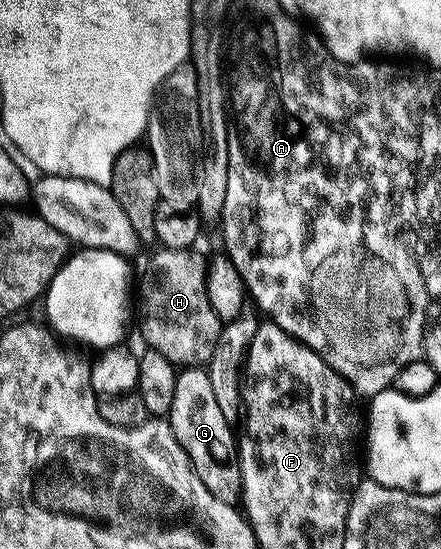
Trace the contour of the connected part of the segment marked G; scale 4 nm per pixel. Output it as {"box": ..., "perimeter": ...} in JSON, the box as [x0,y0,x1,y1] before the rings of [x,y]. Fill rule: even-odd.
{"box":[168,367,243,505],"perimeter":[[[186,367],[179,372],[168,420],[170,430],[186,452],[200,483],[204,483],[204,487],[208,487],[216,499],[234,505],[243,492],[241,464],[239,459],[234,458],[234,429],[216,403],[215,392],[212,391],[211,380],[205,368]]]}

